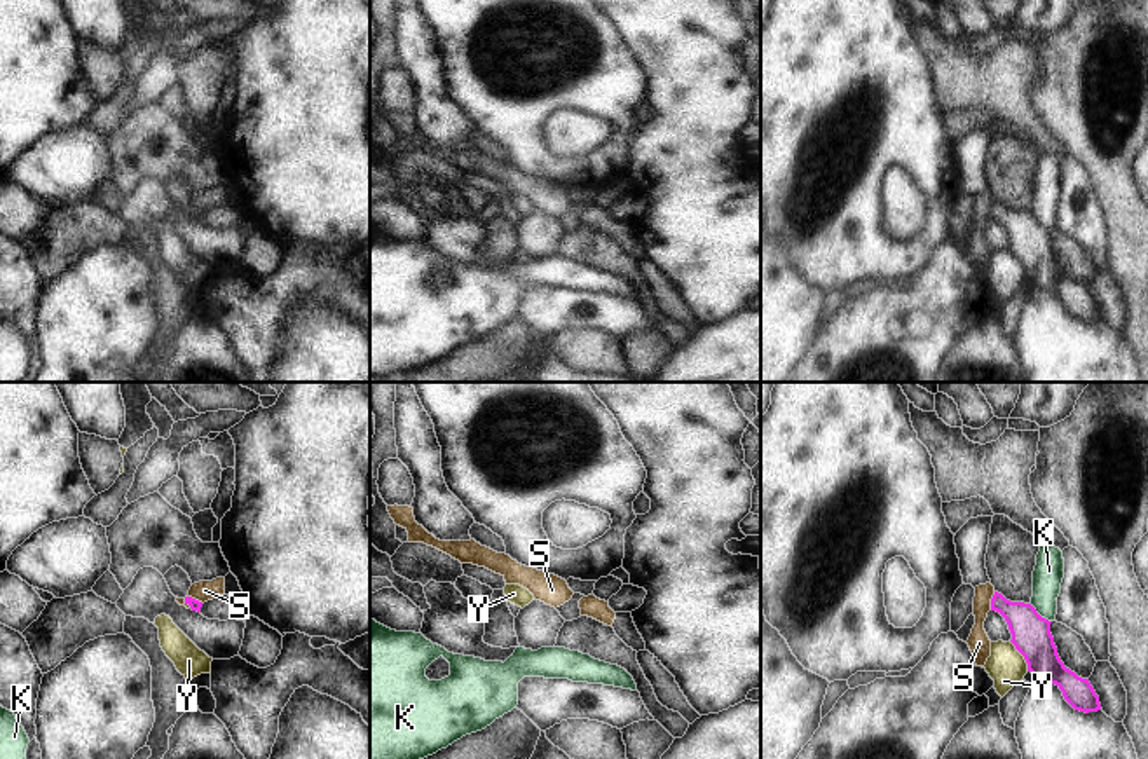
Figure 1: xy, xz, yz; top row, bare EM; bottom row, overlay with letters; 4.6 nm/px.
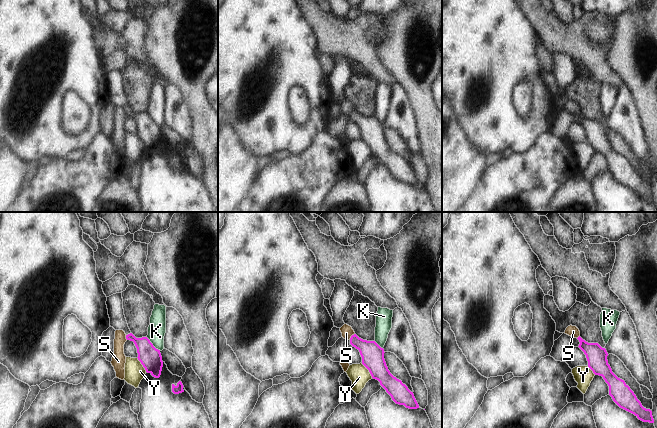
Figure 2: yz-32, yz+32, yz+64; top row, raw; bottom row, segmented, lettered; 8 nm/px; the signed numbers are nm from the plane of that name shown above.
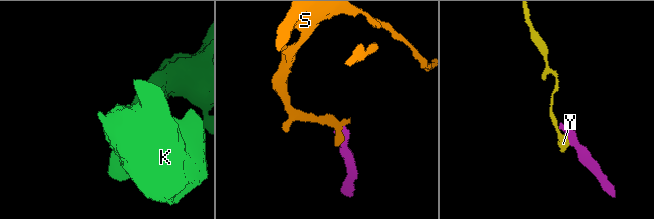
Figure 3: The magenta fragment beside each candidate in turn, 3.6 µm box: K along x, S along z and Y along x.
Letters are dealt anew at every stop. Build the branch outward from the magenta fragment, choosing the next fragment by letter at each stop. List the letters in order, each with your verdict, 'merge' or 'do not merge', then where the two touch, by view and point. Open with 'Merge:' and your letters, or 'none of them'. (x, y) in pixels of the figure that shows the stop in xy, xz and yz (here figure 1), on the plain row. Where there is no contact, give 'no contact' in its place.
Merge: none of them
K: do not merge; contact yz (1038, 224)
S: do not merge; contact yz (991, 210)
Y: do not merge; contact yz (1023, 264)

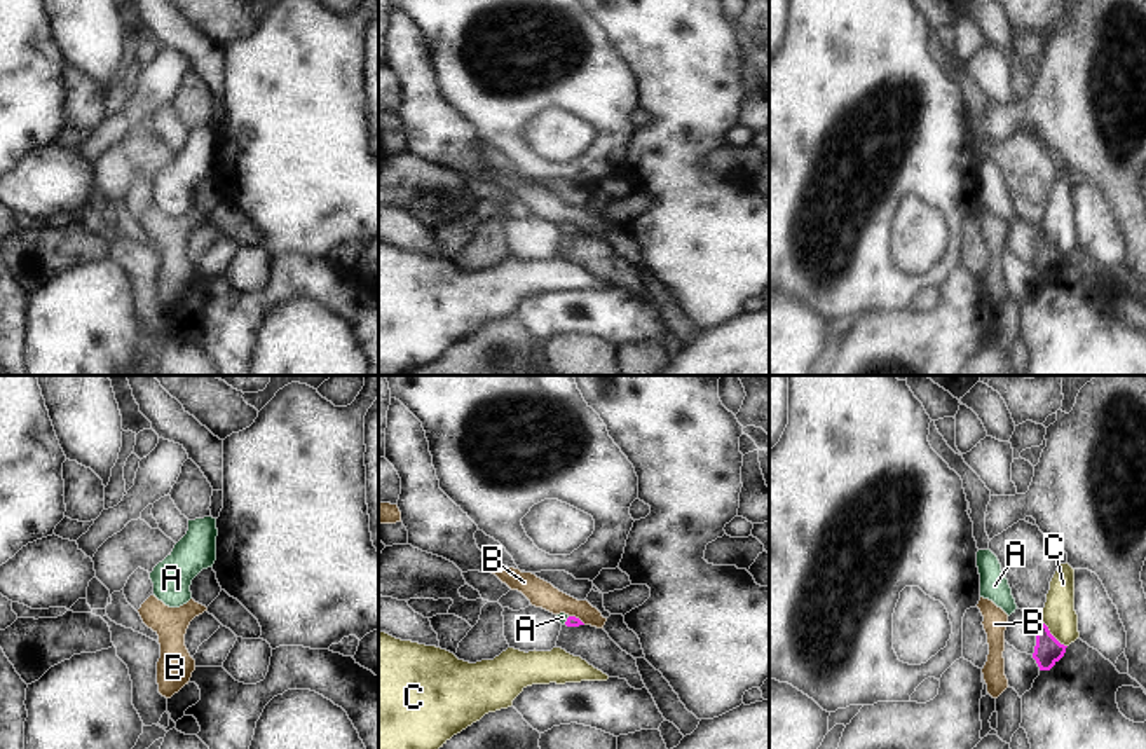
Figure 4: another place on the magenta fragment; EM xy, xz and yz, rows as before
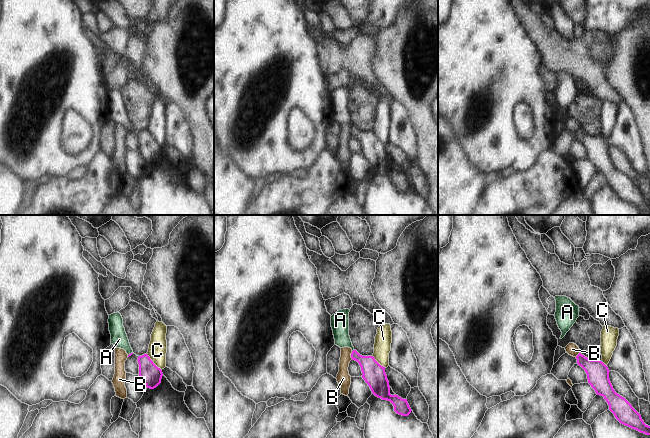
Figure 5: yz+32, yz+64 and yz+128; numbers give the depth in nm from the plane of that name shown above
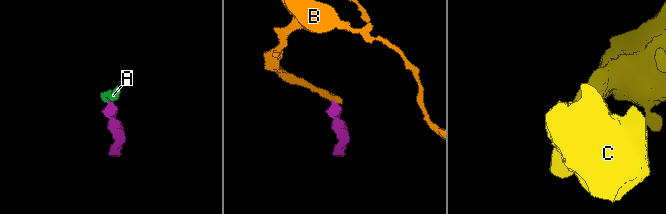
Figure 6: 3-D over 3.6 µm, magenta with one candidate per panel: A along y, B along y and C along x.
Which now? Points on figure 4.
Merge: A
A: merge; contact xz (567, 229)
B: do not merge; contact xz (578, 227)
C: do not merge; contact yz (1050, 243)

